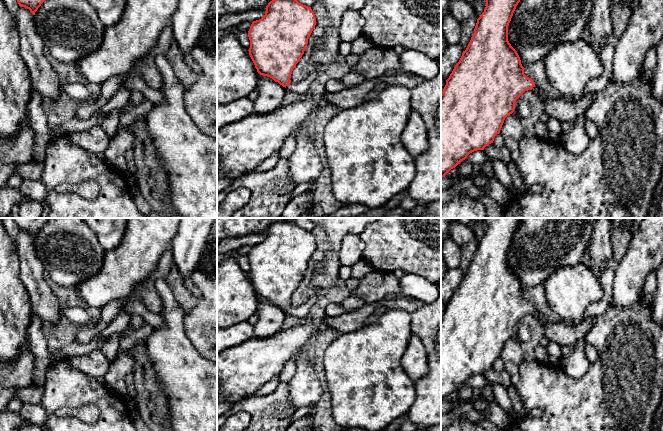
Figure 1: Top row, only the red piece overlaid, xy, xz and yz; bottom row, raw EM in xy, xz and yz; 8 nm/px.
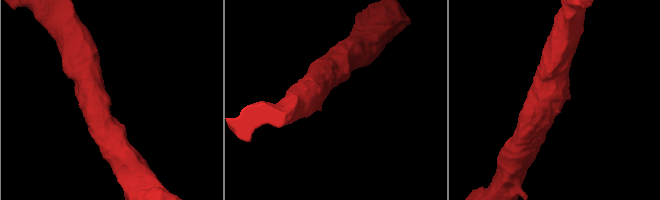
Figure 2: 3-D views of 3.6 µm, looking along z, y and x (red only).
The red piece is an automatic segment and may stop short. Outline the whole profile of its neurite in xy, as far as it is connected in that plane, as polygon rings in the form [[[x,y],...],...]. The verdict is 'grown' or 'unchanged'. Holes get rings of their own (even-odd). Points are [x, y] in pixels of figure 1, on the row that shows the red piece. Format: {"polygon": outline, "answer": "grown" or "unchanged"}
{"polygon": [[[17,0],[19,6],[29,9],[33,15],[35,15],[35,12],[44,1],[45,0]]], "answer": "unchanged"}

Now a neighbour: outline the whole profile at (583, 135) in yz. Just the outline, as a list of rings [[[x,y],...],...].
[[[581,115],[573,121],[572,129],[567,133],[562,133],[560,142],[571,153],[579,154],[583,152],[588,142],[591,140],[585,130],[585,115]]]

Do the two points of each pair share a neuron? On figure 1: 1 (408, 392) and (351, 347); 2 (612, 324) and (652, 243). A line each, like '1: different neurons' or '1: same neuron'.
1: same neuron
2: different neurons

